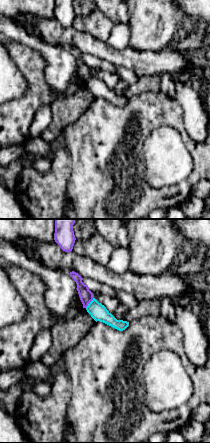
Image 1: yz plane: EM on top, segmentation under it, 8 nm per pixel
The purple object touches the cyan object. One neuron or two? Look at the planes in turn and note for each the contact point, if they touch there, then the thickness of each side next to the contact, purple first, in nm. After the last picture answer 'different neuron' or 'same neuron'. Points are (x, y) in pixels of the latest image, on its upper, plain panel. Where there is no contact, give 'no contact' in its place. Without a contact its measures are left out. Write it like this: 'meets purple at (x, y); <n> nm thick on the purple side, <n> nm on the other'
meets purple at (90, 77); 110 nm thick on the purple side, 140 nm on the other

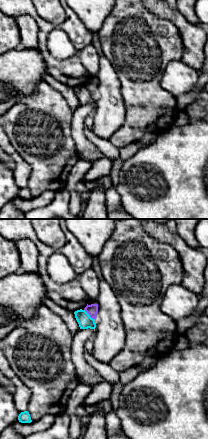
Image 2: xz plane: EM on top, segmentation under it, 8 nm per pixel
meets purple at (89, 90); 90 nm thick on the purple side, 120 nm on the other

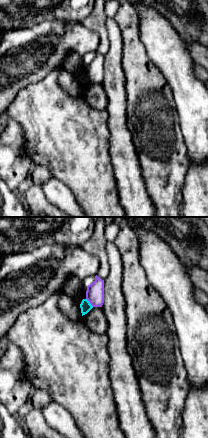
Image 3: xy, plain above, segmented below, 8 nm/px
meets purple at (89, 77); 140 nm thick on the purple side, 90 nm on the other

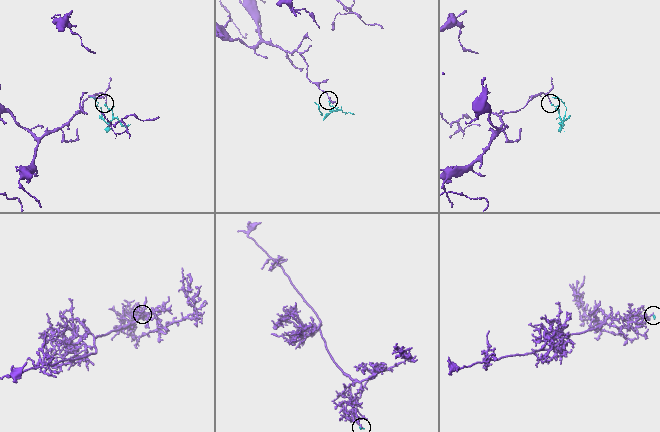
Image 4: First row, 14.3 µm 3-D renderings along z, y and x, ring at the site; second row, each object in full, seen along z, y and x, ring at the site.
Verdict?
different neuron

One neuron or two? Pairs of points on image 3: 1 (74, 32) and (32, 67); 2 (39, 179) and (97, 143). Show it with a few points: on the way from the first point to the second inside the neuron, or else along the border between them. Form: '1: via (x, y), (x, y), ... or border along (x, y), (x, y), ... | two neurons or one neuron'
1: via (64, 43), (52, 55), (43, 56) | one neuron
2: border along (33, 164), (44, 166), (52, 176) | two neurons

